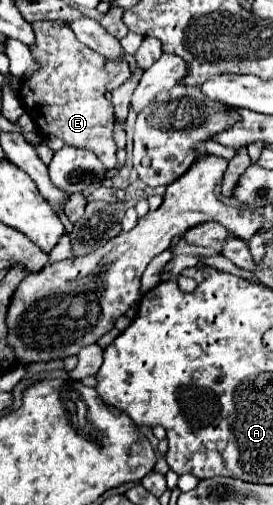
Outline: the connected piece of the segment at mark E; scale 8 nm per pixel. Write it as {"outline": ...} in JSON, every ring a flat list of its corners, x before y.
{"outline":[[37,21,35,29,35,45,29,47,33,57,41,63,41,69,23,81,19,99,25,109,33,115,39,133,43,137,57,135,67,145,87,147,97,153,97,157,107,165,107,169,117,167,117,145,113,139,113,105,105,99,107,91,117,89,127,81,131,69,125,61,113,63,103,55,87,49,87,45,79,43,71,27,63,21]]}

